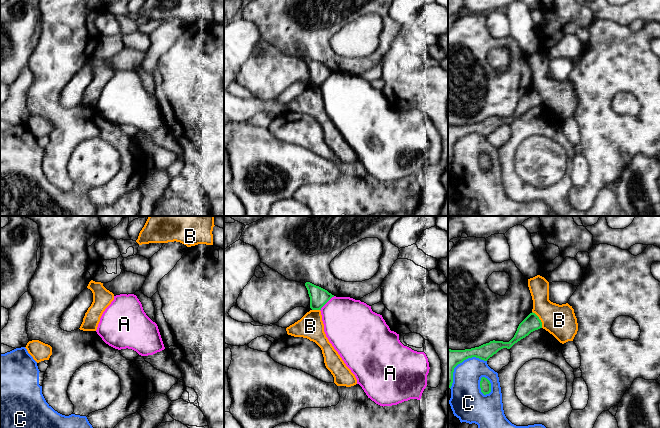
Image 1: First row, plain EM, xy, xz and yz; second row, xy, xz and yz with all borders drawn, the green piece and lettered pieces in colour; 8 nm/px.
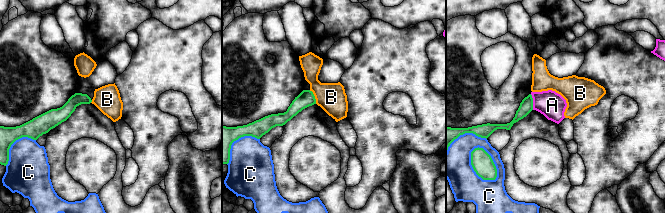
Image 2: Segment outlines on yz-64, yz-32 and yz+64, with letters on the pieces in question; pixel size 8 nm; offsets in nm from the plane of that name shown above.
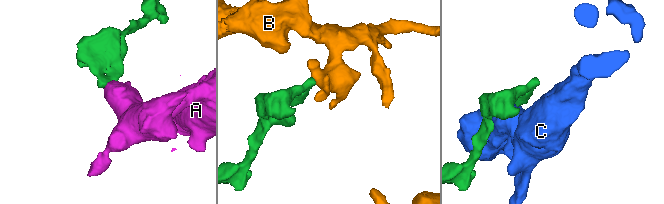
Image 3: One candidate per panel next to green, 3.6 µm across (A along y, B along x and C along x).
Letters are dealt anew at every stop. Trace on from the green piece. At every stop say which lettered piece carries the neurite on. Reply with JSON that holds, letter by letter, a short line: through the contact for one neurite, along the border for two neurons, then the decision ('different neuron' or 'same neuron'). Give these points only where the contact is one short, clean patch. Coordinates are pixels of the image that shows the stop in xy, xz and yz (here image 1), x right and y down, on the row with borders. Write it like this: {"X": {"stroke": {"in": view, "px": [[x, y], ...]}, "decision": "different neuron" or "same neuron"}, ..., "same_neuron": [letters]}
{"A": {"stroke": {"in": "xz", "px": [[334, 296], [320, 310]]}, "decision": "different neuron"}, "B": {"stroke": {"in": "yz", "px": [[532, 311], [540, 320], [542, 327]]}, "decision": "different neuron"}, "C": {"decision": "different neuron"}, "same_neuron": []}

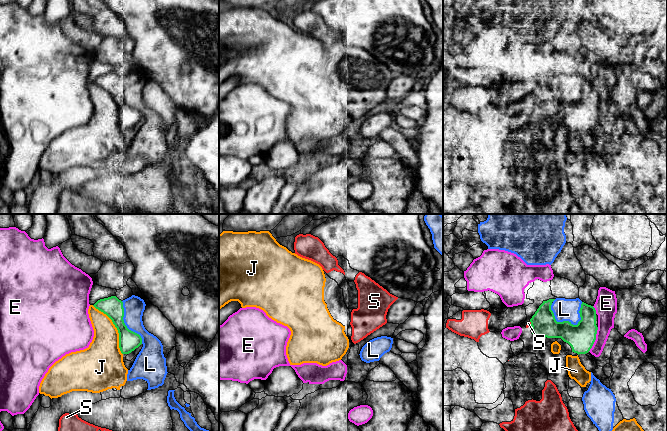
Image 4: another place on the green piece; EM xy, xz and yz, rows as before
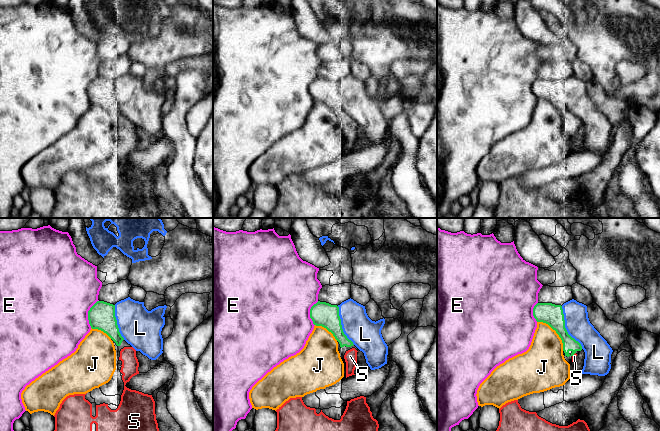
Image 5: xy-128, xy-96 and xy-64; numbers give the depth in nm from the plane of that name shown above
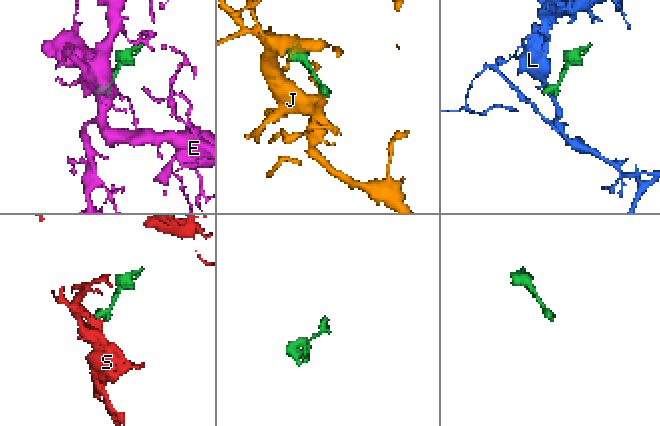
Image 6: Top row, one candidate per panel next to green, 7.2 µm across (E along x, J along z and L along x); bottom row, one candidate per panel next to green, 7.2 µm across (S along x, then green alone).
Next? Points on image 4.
{"E": {"decision": "different neuron"}, "J": {"decision": "different neuron"}, "L": {"decision": "different neuron"}, "S": {"decision": "same neuron"}, "same_neuron": ["S"]}

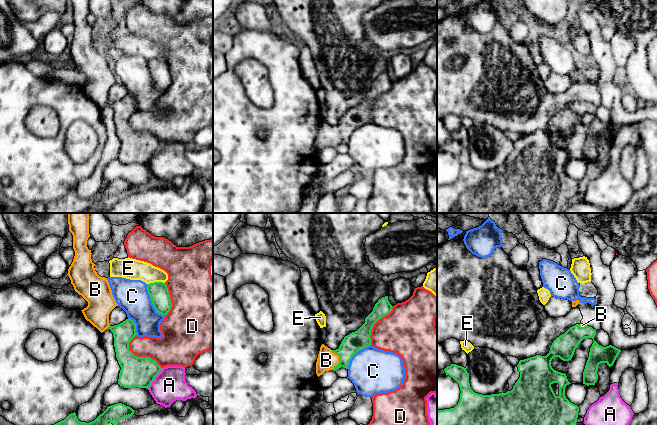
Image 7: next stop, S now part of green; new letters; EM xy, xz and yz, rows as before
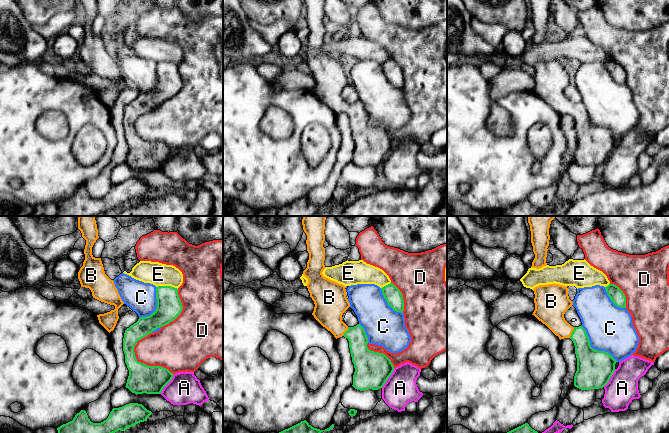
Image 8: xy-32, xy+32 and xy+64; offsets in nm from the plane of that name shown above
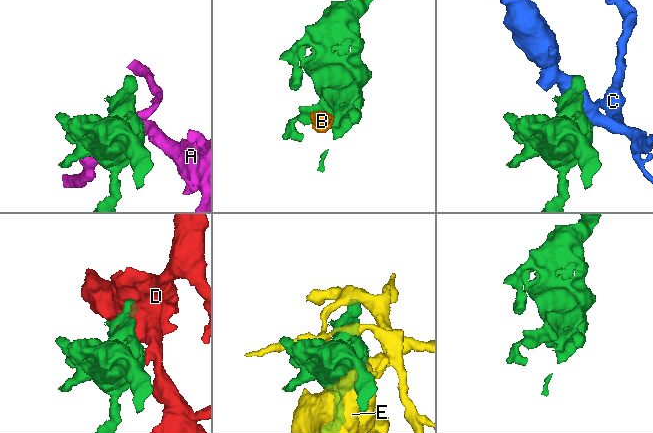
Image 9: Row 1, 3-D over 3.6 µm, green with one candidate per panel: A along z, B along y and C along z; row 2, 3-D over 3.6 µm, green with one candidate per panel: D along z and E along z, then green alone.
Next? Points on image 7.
{"A": {"decision": "different neuron"}, "B": {"stroke": {"in": "xz", "px": [[351, 344], [339, 359], [326, 360]]}, "decision": "same neuron"}, "C": {"decision": "different neuron"}, "D": {"decision": "different neuron"}, "E": {"decision": "different neuron"}, "same_neuron": ["B"]}

